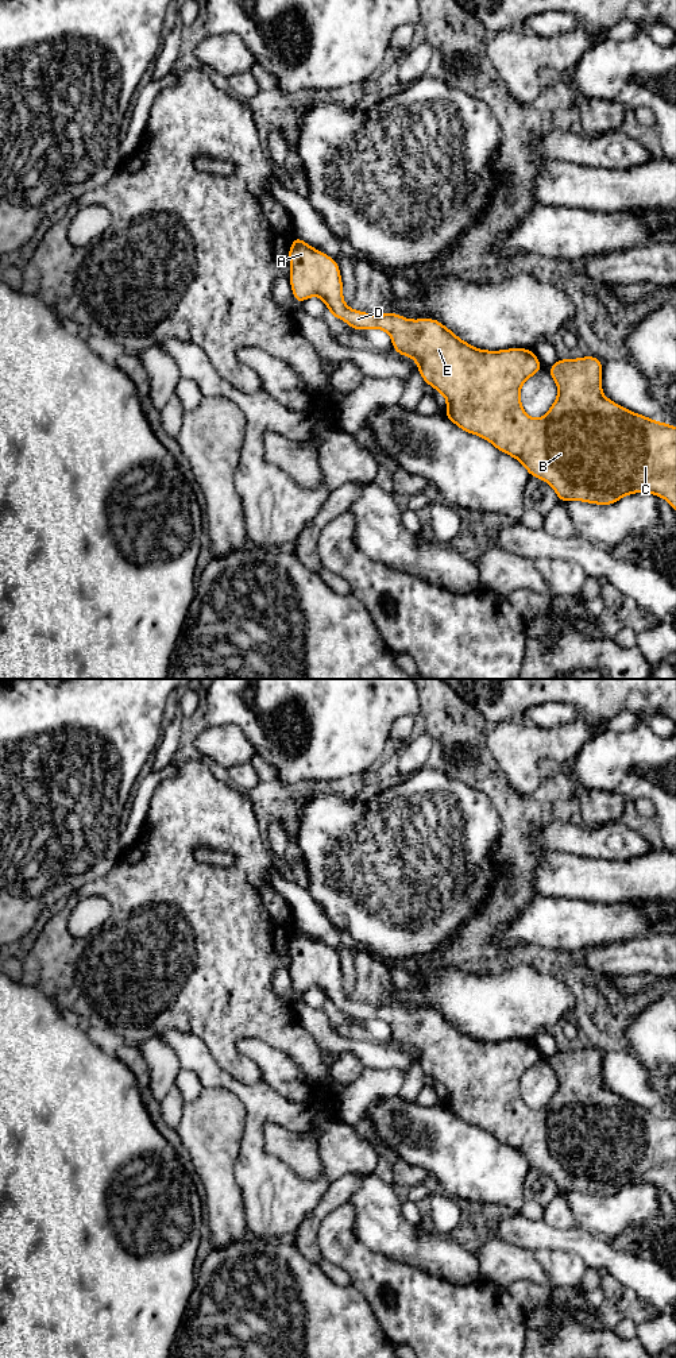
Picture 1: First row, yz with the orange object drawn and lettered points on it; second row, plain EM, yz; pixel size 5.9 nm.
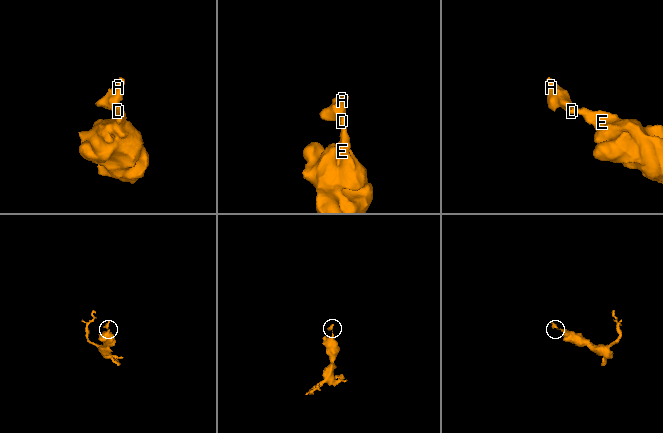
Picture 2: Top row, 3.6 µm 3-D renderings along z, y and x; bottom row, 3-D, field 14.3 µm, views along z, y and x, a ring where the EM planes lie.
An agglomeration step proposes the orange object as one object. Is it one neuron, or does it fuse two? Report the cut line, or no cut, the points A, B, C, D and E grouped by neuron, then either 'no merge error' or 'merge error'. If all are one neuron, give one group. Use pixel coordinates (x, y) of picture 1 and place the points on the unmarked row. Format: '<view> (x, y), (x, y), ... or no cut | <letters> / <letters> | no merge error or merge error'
no cut | A B C D E | no merge error

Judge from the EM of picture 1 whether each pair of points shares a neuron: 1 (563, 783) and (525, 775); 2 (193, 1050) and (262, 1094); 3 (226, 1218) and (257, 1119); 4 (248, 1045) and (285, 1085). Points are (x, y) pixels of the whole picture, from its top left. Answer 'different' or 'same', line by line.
1: different
2: same
3: different
4: same

